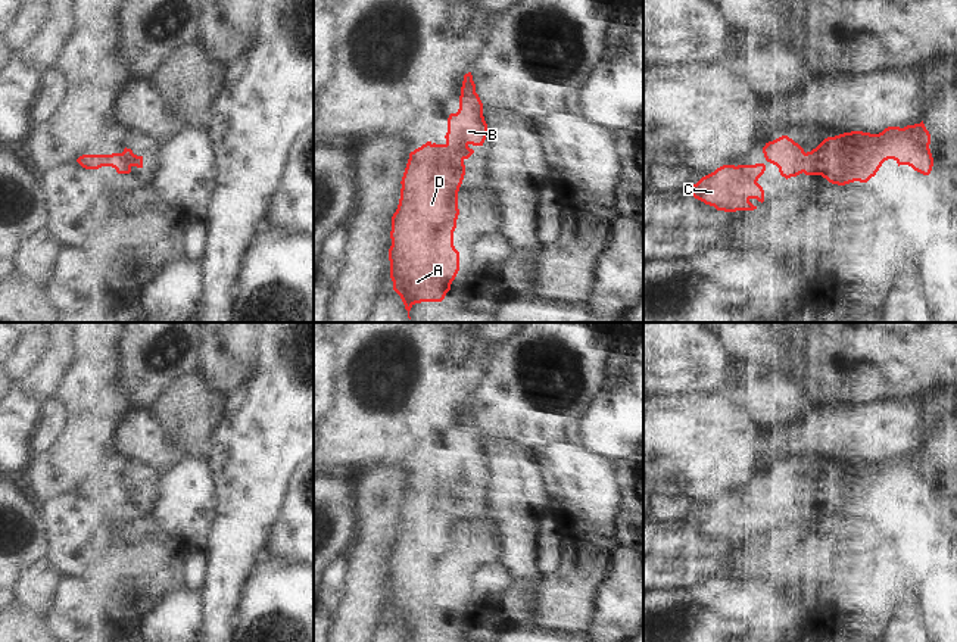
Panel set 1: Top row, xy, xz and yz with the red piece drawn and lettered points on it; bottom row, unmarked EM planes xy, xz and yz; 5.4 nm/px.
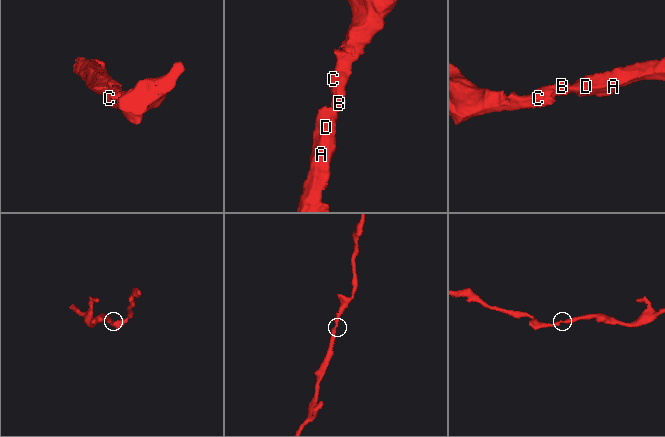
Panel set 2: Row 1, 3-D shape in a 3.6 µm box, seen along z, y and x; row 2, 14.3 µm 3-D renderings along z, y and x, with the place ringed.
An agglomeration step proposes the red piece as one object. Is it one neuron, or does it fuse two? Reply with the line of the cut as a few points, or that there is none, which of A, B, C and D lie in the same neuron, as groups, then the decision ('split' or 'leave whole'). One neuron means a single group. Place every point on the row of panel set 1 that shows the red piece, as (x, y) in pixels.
no cut | A B C D | leave whole

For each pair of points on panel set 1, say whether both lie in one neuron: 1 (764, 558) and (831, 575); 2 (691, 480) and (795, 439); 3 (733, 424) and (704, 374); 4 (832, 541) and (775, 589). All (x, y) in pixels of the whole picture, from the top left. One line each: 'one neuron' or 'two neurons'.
1: one neuron
2: two neurons
3: two neurons
4: two neurons

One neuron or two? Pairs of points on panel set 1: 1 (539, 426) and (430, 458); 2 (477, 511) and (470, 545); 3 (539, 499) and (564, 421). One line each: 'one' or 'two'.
1: two
2: one
3: two

